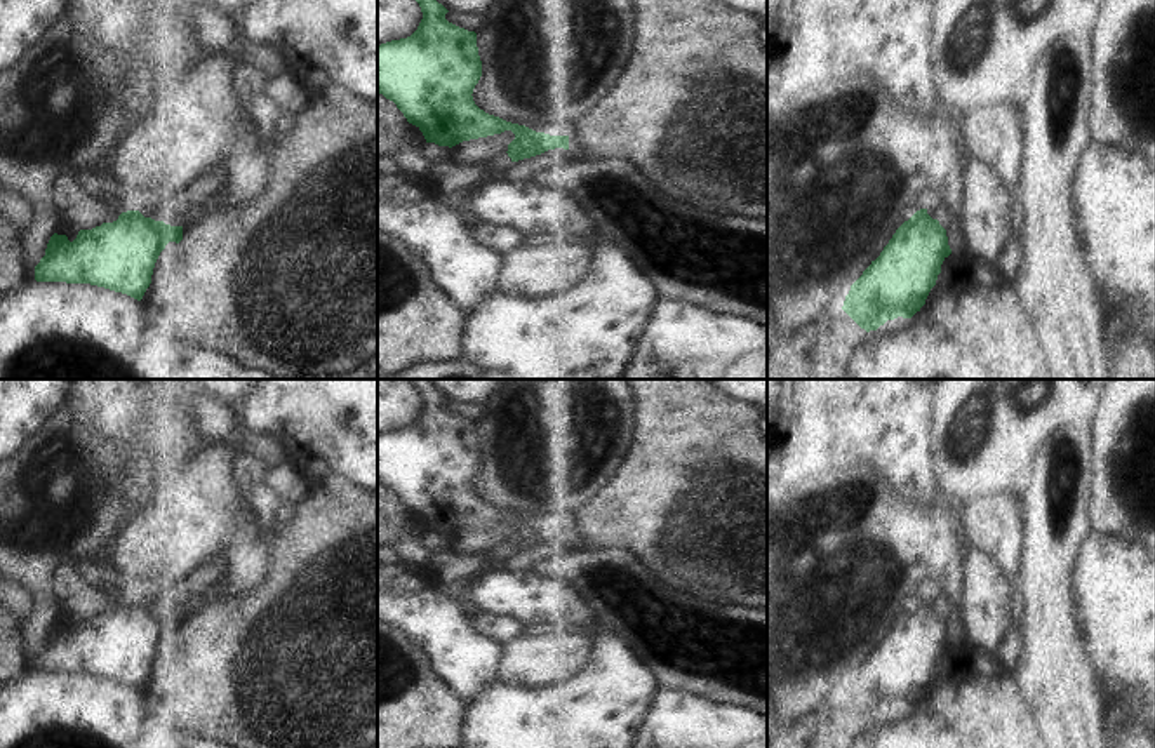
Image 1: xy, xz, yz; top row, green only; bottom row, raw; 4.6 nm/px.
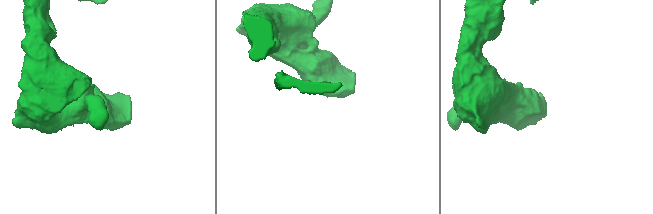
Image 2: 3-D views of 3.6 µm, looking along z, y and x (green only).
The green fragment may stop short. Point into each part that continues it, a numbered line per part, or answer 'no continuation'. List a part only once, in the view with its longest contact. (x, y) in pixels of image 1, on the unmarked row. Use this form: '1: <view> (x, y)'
no continuation

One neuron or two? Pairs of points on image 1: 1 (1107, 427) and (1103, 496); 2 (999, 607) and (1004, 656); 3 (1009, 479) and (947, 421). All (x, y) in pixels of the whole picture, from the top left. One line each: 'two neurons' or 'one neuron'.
1: one neuron
2: two neurons
3: one neuron

